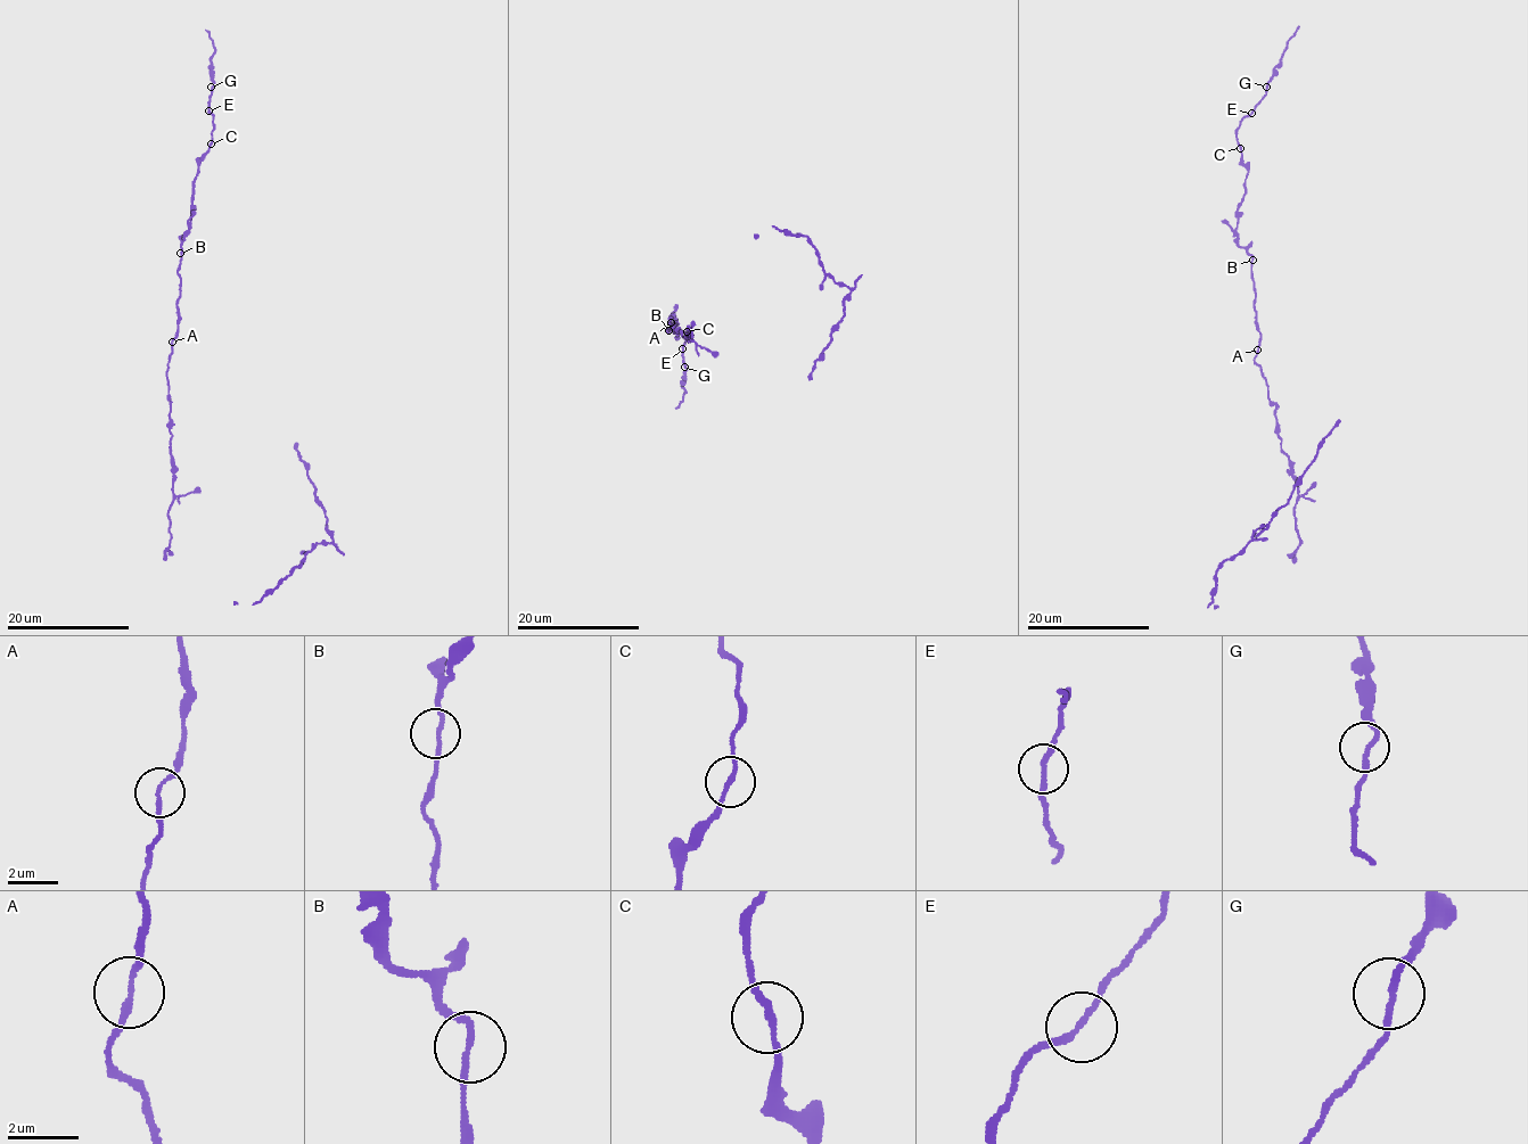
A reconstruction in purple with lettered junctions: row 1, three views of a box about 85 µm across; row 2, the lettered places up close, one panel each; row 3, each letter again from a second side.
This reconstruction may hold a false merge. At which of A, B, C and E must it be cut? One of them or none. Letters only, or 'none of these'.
none of these

